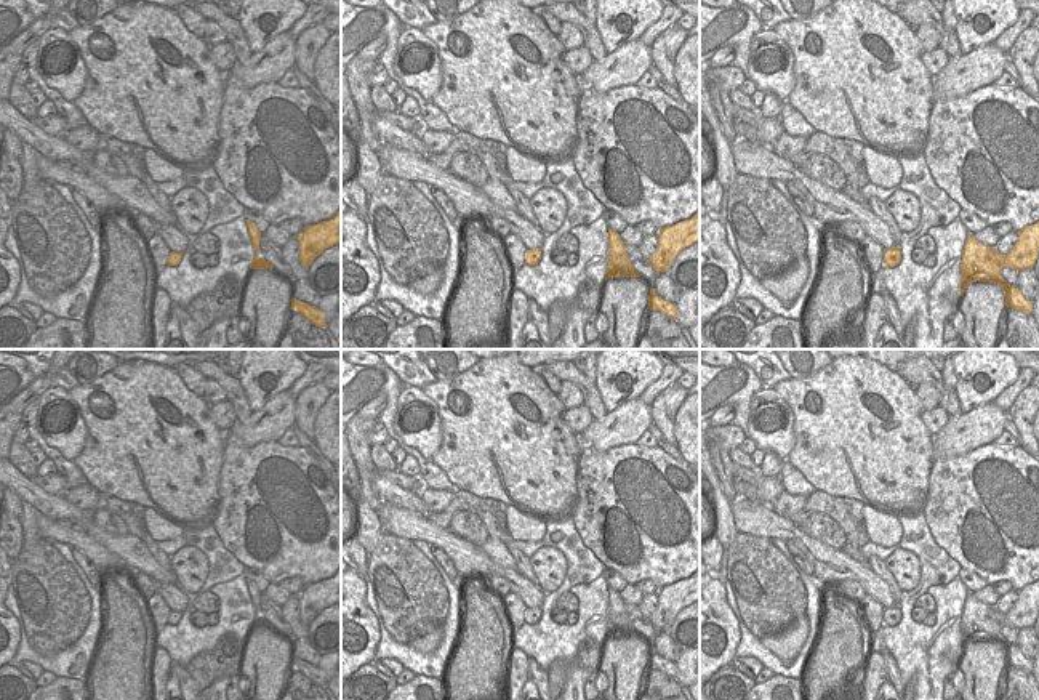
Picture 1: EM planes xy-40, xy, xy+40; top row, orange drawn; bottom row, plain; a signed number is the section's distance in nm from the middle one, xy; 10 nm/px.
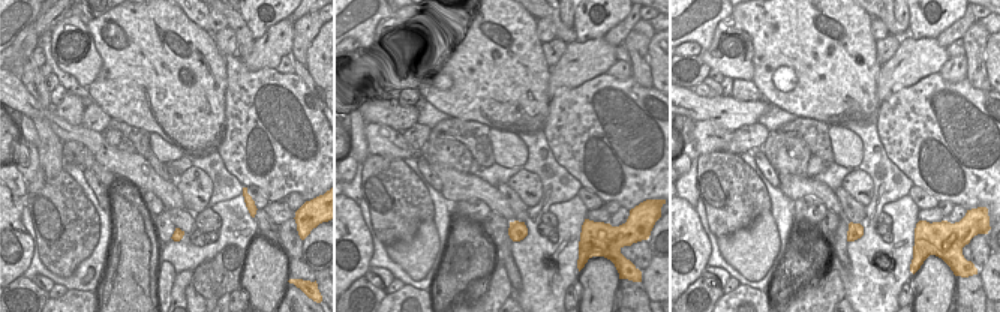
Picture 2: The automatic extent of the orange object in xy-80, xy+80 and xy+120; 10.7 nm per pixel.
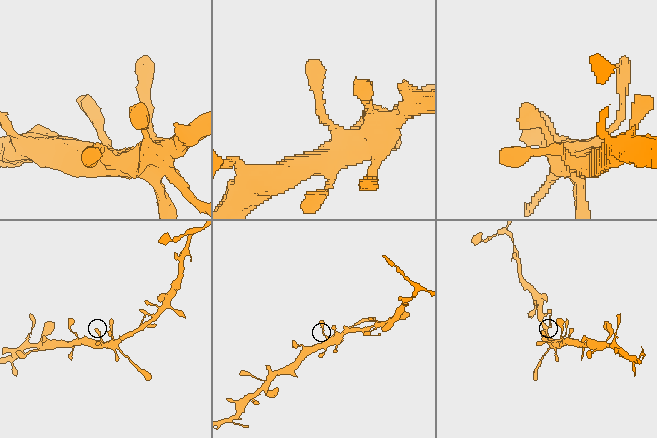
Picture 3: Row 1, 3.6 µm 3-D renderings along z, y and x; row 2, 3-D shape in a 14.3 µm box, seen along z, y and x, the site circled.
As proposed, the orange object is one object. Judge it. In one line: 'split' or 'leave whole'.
leave whole

